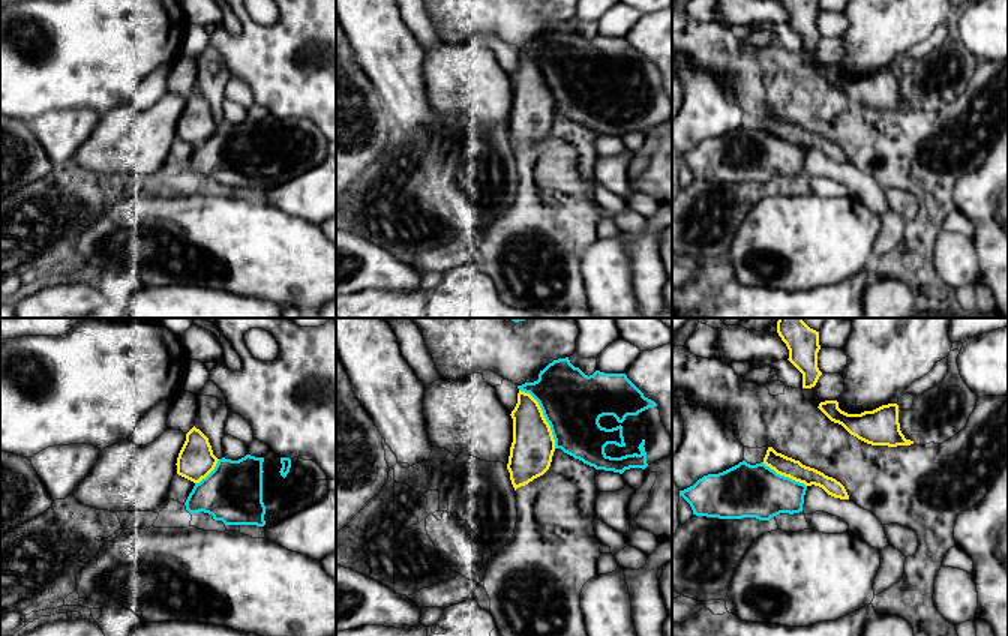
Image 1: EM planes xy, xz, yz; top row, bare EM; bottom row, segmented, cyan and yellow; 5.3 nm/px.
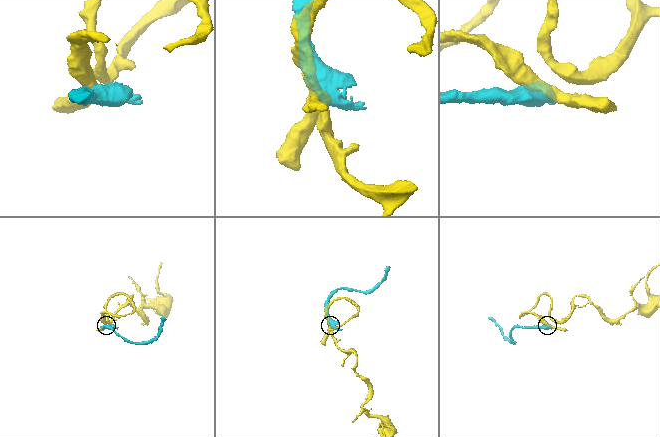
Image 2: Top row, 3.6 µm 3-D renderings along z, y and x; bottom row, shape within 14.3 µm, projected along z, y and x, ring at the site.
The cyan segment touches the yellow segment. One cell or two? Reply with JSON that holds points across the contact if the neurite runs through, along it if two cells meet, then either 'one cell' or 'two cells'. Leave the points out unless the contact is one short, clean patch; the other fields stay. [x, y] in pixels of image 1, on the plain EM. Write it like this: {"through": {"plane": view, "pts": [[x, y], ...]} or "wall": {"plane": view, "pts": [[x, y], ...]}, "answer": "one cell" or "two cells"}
{"through": {"plane": "xz", "pts": [[572, 66], [557, 75], [543, 78], [533, 110]]}, "answer": "one cell"}

